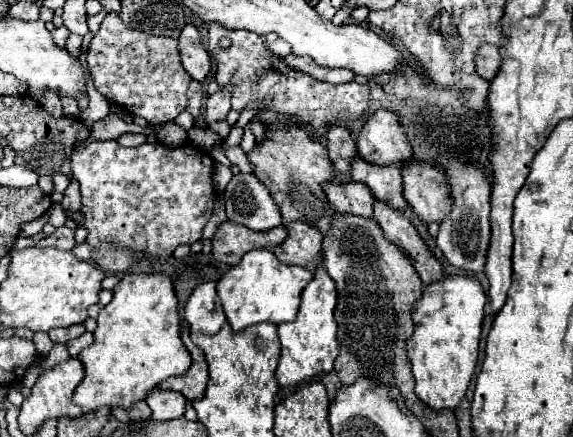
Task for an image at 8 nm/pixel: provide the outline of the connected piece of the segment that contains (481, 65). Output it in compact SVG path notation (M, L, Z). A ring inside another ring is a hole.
M484 46L476 58L476 70L482 78L494 78L502 66L502 56L496 46Z

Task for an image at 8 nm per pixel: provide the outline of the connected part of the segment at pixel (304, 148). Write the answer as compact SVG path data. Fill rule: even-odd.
M296 126L282 130L266 130L264 142L256 144L248 158L254 164L254 174L270 190L272 198L280 206L284 228L298 220L318 228L322 234L330 230L334 208L330 208L322 184L334 180L334 166L328 158L328 150L320 142L312 140L306 130Z

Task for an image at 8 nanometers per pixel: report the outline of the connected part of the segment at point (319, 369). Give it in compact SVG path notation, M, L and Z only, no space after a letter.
M320 266L320 270L314 274L310 284L302 292L302 304L300 304L296 322L286 322L286 324L278 326L278 334L282 340L282 356L280 356L278 368L276 368L276 382L280 388L298 386L306 380L318 378L332 370L334 360L338 356L334 302L336 302L334 282L330 282L330 276Z

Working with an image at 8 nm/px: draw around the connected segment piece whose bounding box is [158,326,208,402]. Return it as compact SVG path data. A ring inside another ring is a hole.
M182 326L182 342L190 350L190 354L192 354L190 370L186 374L182 374L182 376L168 378L158 388L162 388L162 390L176 390L176 392L184 394L188 400L194 402L194 400L200 400L204 396L206 384L208 384L208 364L206 364L204 352L190 342L188 326Z

